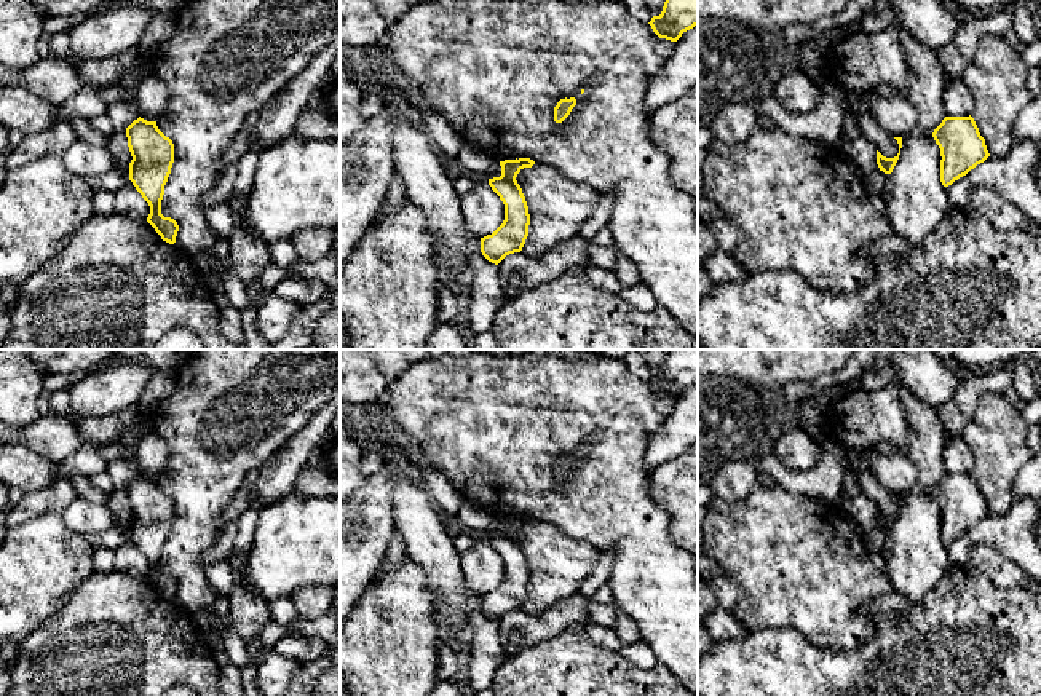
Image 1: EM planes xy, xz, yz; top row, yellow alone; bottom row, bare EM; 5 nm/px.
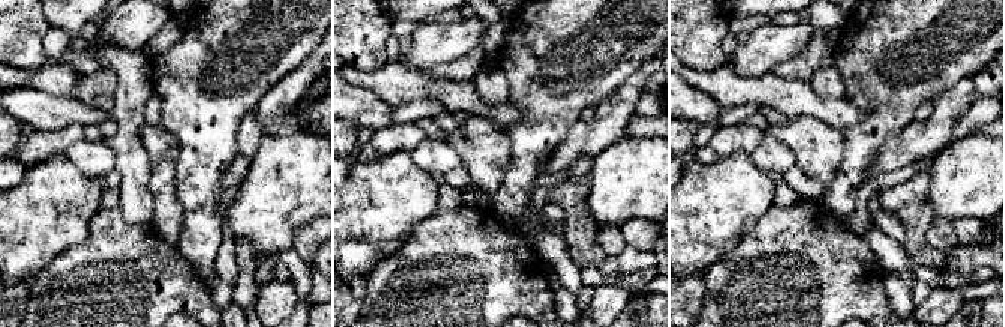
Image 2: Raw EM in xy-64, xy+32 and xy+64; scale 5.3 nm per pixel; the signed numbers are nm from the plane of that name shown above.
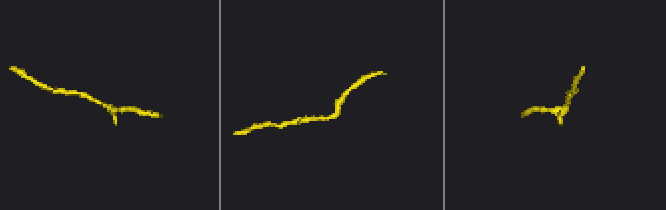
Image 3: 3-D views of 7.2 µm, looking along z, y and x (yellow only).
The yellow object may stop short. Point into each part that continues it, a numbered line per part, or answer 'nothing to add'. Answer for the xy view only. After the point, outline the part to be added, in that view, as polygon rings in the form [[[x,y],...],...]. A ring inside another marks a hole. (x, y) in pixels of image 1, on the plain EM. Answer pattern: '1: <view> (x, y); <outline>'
nothing to add

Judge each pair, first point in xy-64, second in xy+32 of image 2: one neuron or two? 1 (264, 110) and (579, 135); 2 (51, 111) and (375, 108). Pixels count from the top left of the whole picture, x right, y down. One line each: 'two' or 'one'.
1: one
2: one

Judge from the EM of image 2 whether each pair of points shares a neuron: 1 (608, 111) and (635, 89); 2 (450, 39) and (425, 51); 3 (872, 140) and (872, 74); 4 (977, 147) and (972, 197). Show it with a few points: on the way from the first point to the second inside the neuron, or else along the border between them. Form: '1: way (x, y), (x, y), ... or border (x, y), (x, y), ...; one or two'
1: way (614, 108), (629, 93); one
2: way (444, 42), (434, 42), (431, 45); one
3: way (882, 123), (882, 90); one
4: way (977, 159), (977, 176), (972, 185); one

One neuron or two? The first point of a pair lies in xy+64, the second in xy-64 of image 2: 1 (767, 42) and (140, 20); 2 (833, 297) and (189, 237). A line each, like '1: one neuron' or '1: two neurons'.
1: one neuron
2: two neurons

